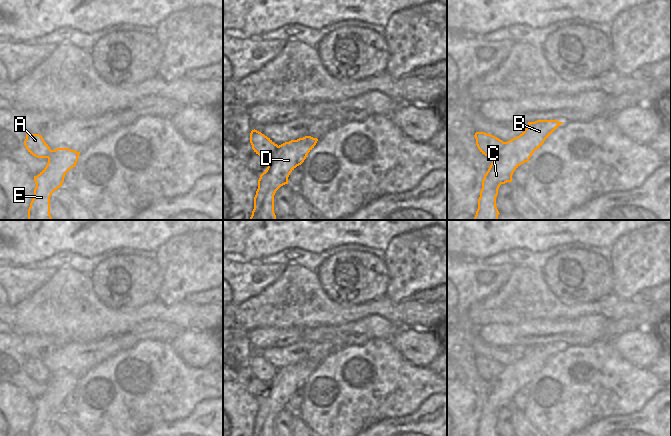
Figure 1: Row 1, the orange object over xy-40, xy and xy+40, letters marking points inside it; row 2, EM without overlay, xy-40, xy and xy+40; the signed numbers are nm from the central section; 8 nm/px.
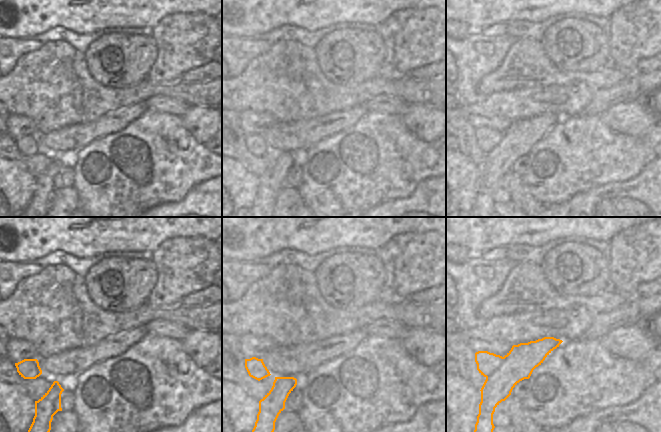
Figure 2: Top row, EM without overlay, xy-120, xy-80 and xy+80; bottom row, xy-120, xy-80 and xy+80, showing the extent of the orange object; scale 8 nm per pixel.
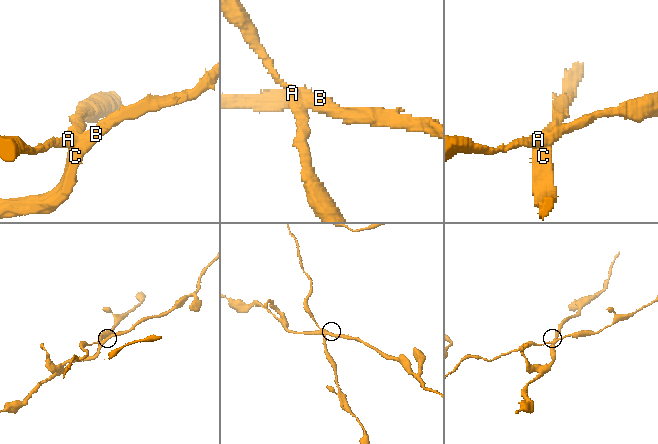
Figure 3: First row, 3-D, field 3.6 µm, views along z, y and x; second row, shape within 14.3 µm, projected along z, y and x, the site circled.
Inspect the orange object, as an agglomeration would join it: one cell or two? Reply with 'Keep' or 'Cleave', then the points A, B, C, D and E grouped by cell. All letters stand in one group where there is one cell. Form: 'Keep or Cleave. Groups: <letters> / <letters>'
Cleave. Groups: A / B C D E

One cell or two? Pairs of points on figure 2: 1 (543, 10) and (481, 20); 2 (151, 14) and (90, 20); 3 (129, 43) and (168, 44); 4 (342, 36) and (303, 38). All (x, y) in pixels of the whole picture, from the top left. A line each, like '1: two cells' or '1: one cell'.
1: one cell
2: one cell
3: two cells
4: two cells

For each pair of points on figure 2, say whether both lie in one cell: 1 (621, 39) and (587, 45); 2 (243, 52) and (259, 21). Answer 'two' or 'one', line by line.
1: two
2: two

